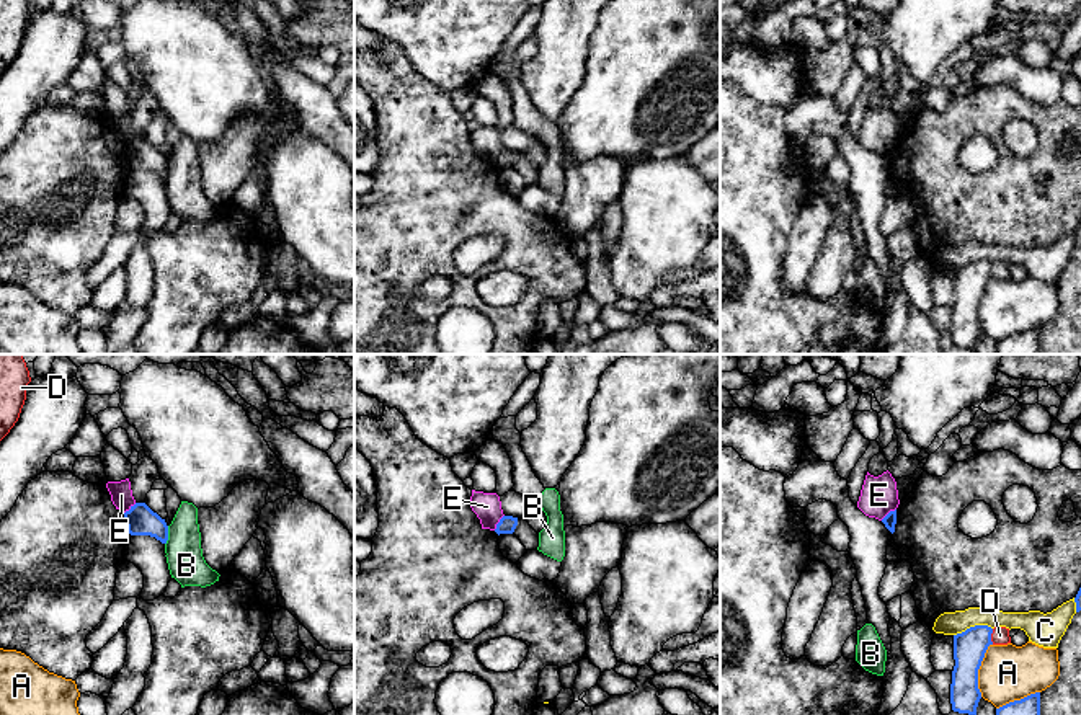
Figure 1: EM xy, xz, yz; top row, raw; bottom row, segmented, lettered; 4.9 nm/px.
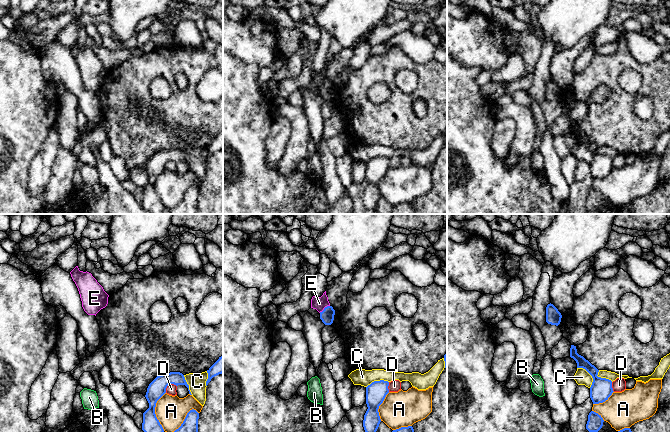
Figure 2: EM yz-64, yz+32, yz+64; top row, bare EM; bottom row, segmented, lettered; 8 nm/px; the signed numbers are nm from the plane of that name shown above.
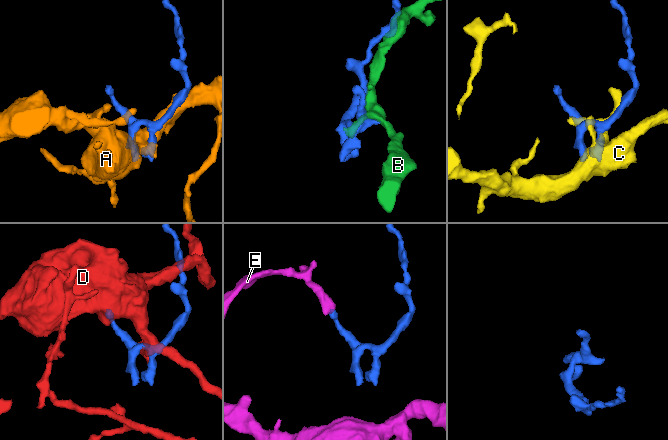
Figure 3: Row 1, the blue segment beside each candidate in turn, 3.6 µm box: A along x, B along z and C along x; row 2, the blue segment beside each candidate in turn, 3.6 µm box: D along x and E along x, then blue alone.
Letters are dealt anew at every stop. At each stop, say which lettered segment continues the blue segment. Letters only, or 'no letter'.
no letter

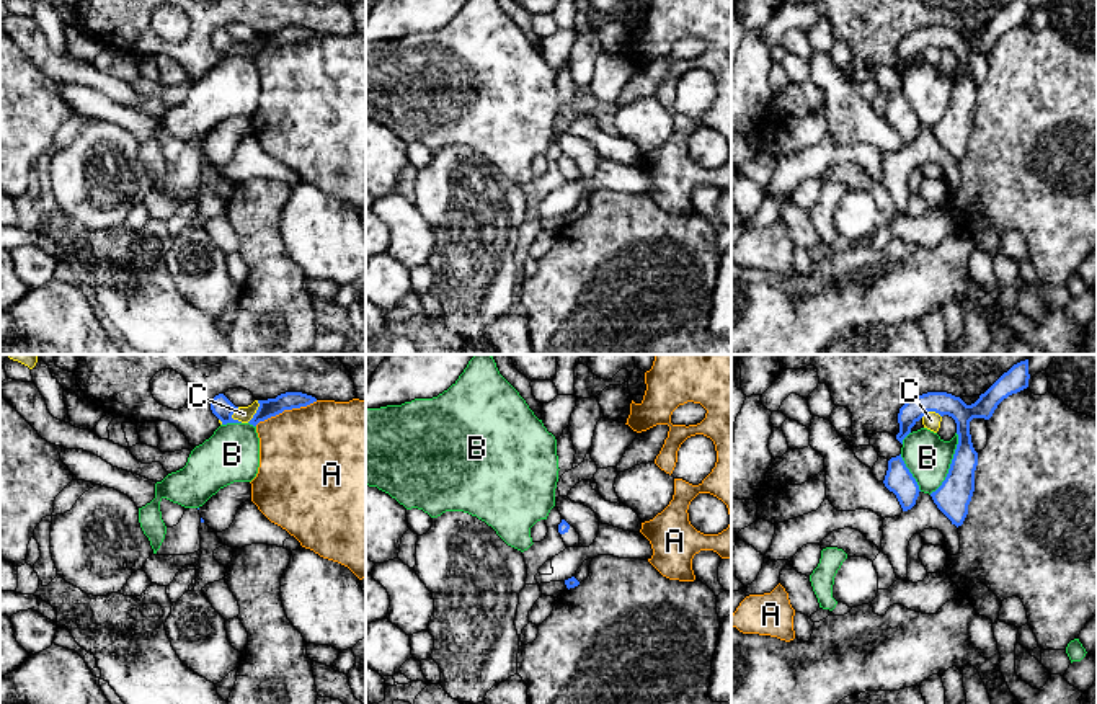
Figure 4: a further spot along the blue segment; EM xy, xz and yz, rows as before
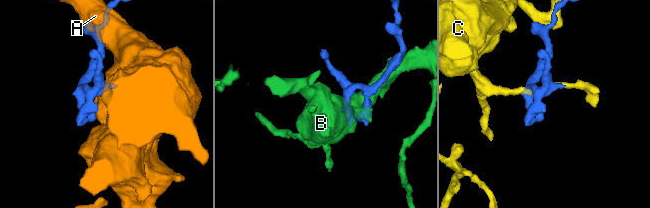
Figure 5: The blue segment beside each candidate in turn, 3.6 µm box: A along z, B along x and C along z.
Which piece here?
no letter

